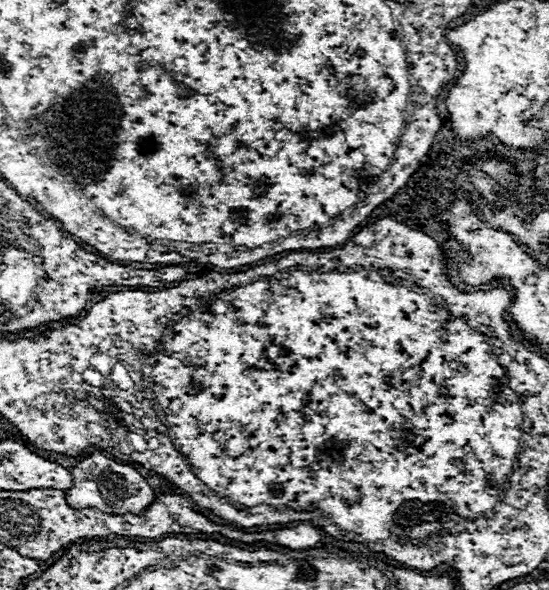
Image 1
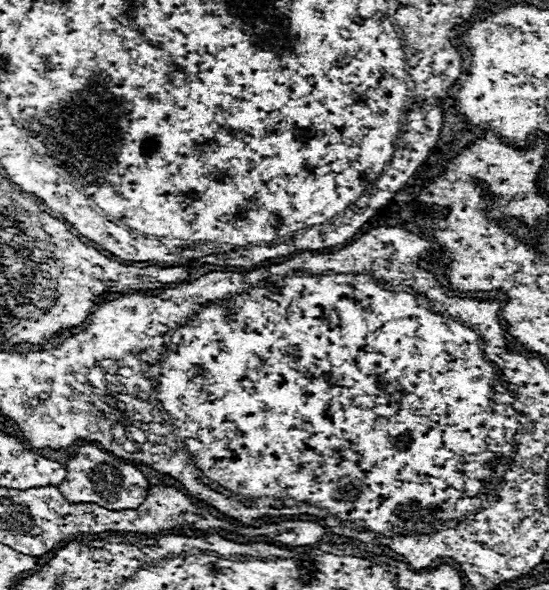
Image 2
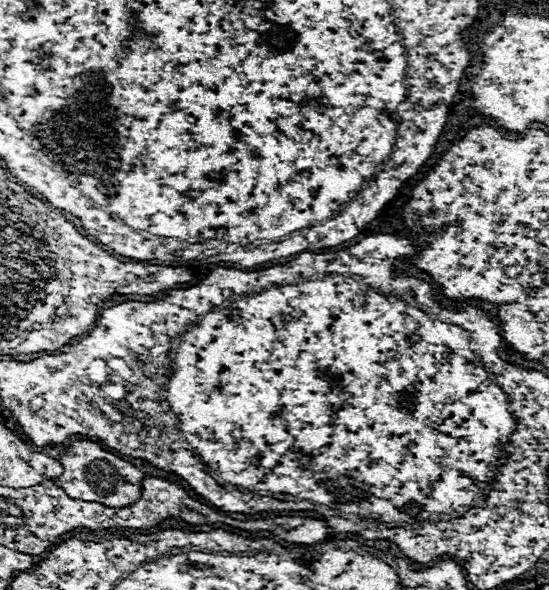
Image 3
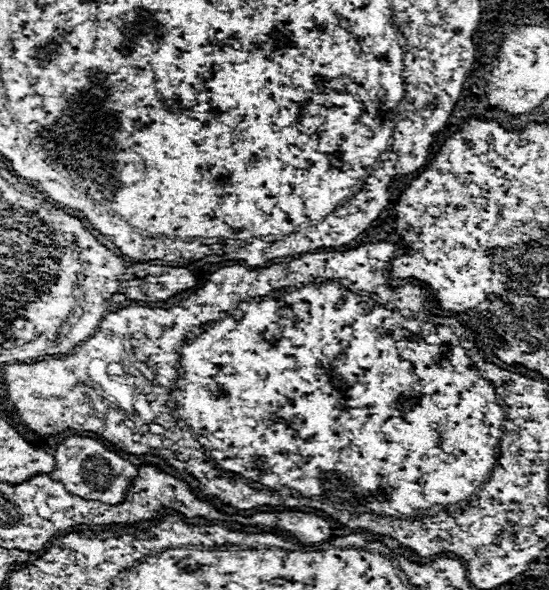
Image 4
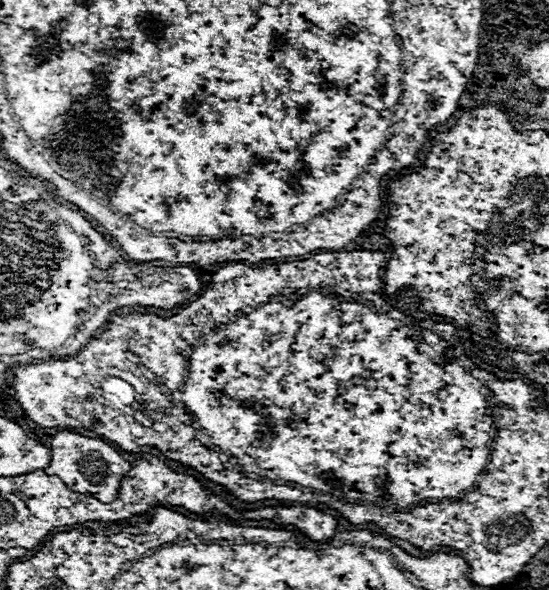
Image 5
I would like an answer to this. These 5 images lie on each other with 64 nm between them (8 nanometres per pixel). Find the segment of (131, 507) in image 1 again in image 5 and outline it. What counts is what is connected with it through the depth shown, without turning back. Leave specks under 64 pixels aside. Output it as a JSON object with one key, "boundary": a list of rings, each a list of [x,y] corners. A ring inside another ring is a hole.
{"boundary":[[[68,430],[52,436],[50,452],[52,452],[52,462],[50,462],[50,468],[46,468],[46,472],[52,476],[58,476],[70,490],[80,492],[84,496],[92,496],[100,502],[116,500],[124,474],[132,470],[132,464],[126,462],[106,442],[96,438],[86,438]]]}

